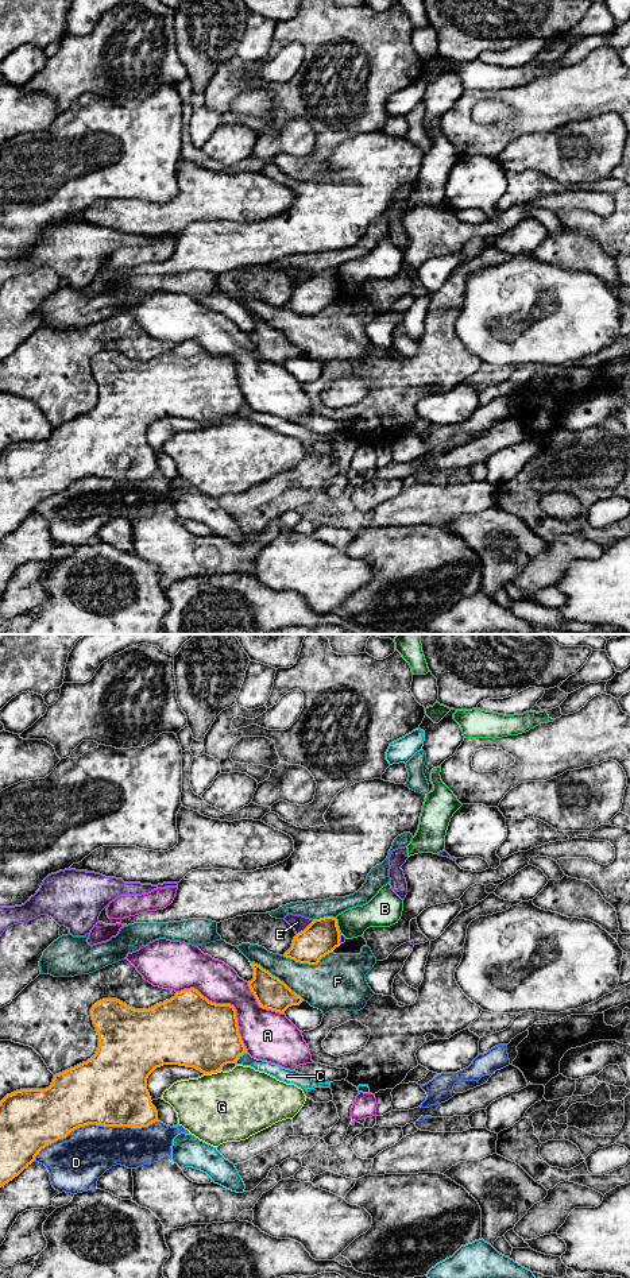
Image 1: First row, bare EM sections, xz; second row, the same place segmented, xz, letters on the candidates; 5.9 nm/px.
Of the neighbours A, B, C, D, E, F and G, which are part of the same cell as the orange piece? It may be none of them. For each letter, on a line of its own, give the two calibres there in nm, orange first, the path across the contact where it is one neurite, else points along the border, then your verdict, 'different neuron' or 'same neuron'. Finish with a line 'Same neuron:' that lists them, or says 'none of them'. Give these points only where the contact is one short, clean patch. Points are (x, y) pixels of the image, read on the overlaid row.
A: 400 nm thick on the orange side, 260 nm on the other; different neuron
B: 220 nm thick on the orange side, 170 nm on the other; border along xz (335, 918), (340, 931); different neuron
C: 400 nm thick on the orange side, 80 nm on the other; different neuron
D: 440 nm thick on the orange side, 320 nm on the other; different neuron
E: 220 nm thick on the orange side, 90 nm on the other; different neuron
F: 190 nm thick on the orange side, 240 nm on the other; different neuron
G: 400 nm thick on the orange side, 420 nm on the other; different neuron
Same neuron: none of them

